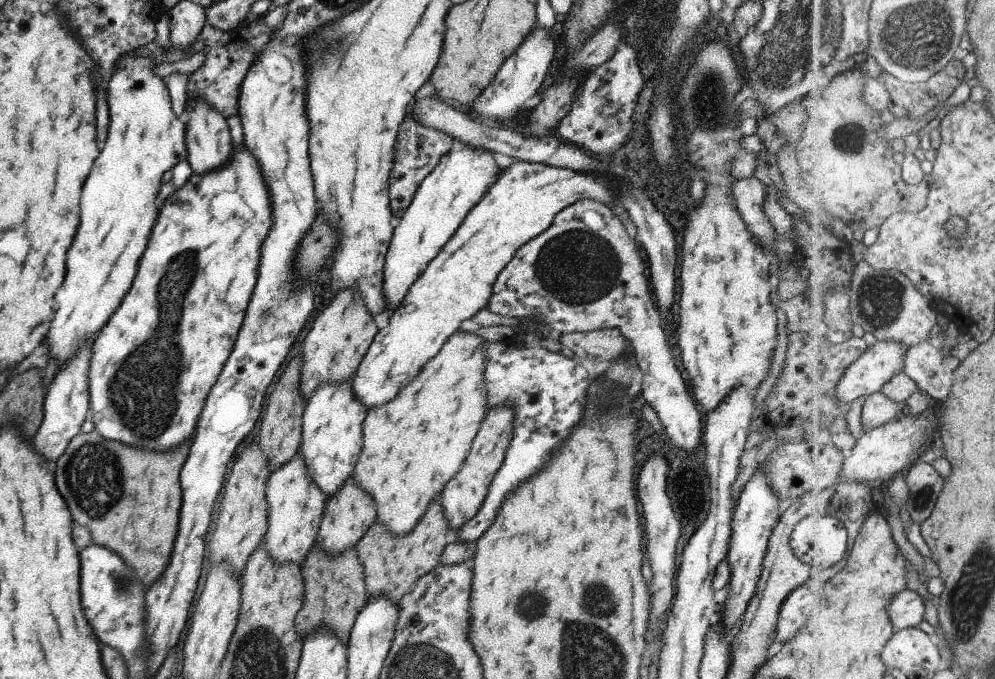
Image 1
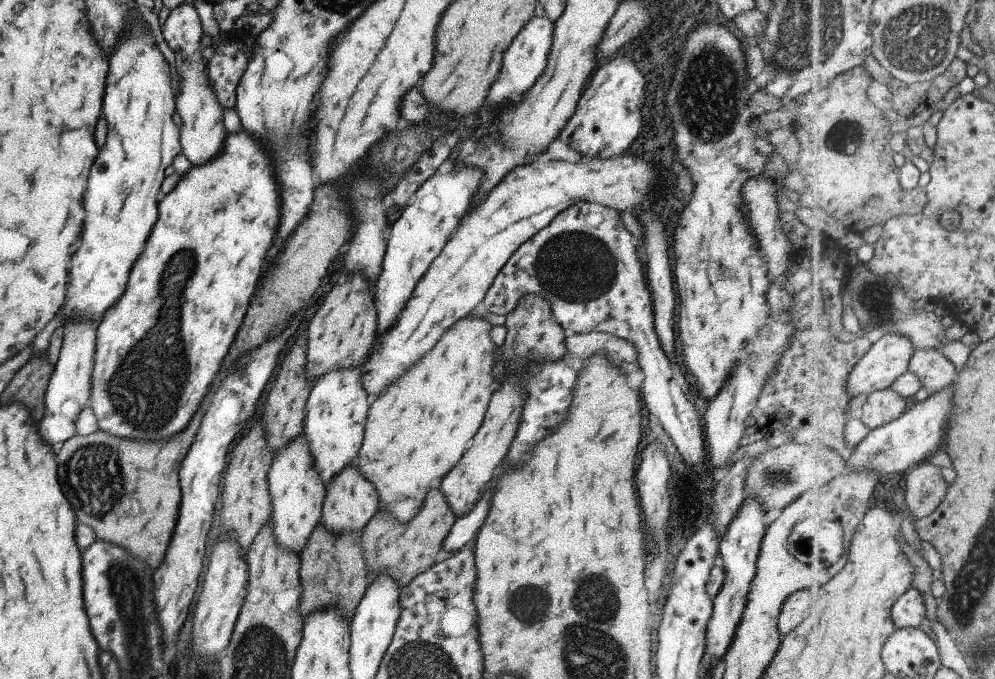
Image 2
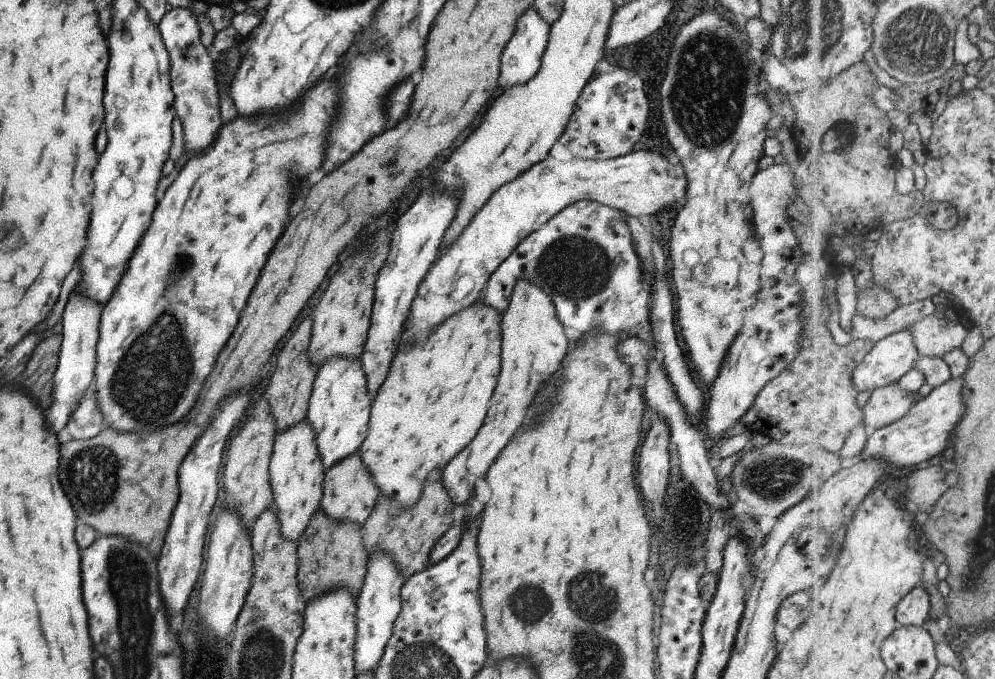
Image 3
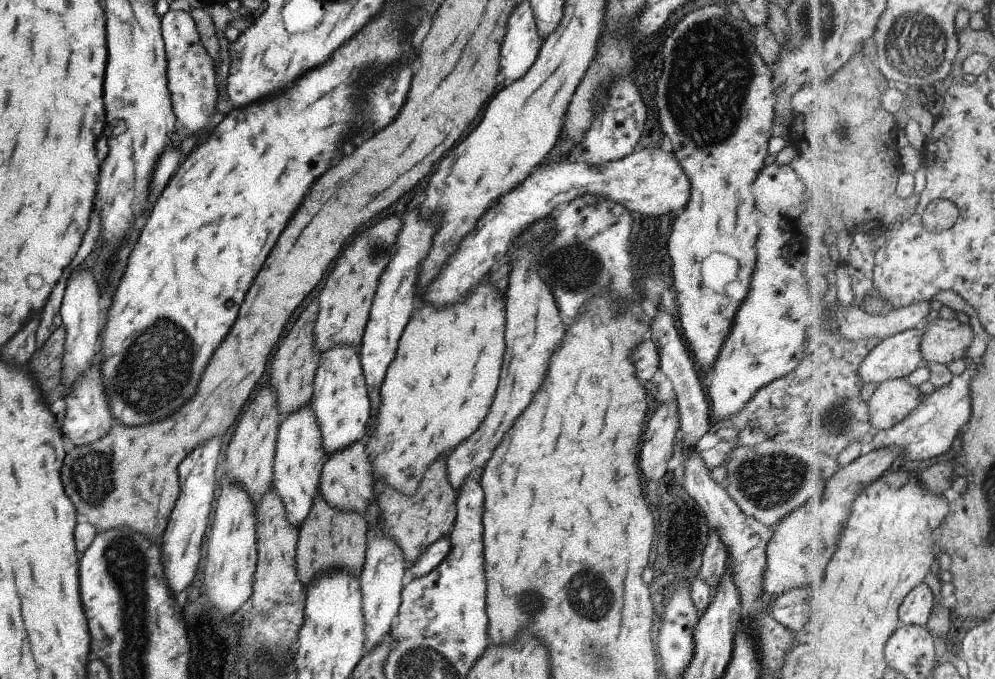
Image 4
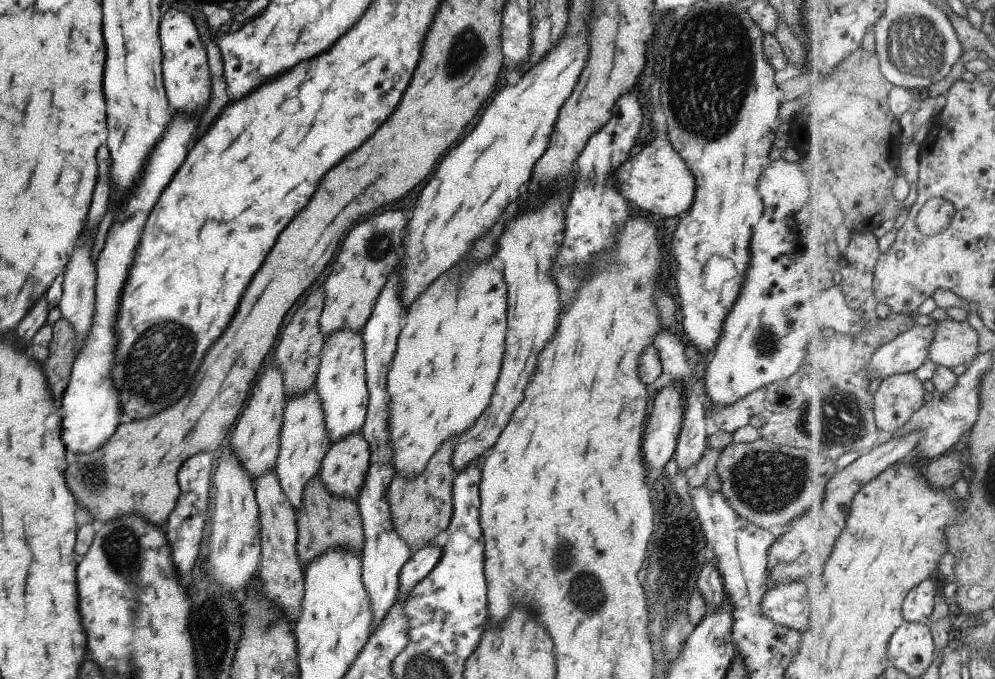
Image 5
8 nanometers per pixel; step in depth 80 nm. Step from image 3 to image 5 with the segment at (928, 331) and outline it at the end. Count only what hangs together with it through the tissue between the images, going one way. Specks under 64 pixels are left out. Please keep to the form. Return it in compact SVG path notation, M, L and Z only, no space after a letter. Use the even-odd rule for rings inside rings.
M948 318L947 320L936 322L935 325L935 338L933 338L930 347L930 361L937 365L955 368L959 364L968 367L978 358L979 334L969 322L955 322L955 320Z

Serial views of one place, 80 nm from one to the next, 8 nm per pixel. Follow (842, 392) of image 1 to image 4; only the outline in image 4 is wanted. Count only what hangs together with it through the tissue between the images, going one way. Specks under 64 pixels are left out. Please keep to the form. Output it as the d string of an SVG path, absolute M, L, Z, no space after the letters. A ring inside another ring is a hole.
M923 326L886 338L865 358L859 374L863 384L907 378L926 363L922 354Z

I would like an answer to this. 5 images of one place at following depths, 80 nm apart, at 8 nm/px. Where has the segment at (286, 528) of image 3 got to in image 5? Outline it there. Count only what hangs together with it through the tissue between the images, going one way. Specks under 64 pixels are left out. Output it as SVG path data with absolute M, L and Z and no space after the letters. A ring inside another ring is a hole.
M315 389L303 392L301 396L287 399L282 409L282 424L279 434L279 448L273 472L279 482L279 488L285 494L287 502L294 512L299 512L303 502L303 486L318 474L323 455L329 450L330 442L319 406Z

